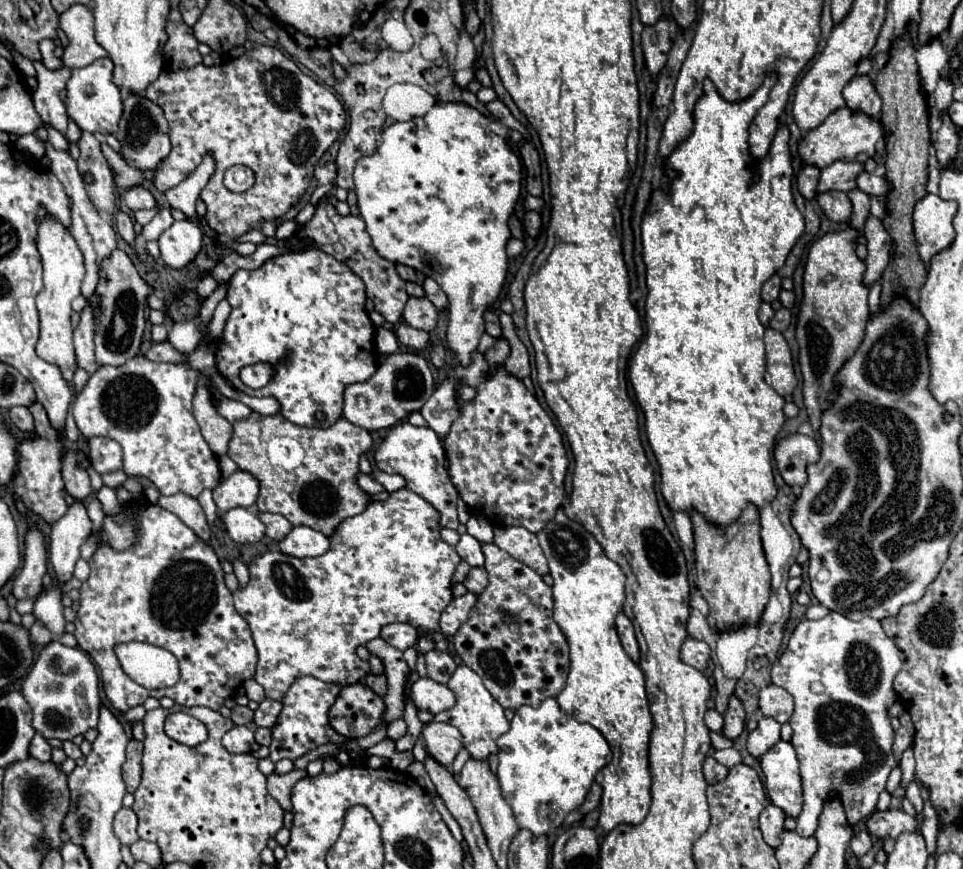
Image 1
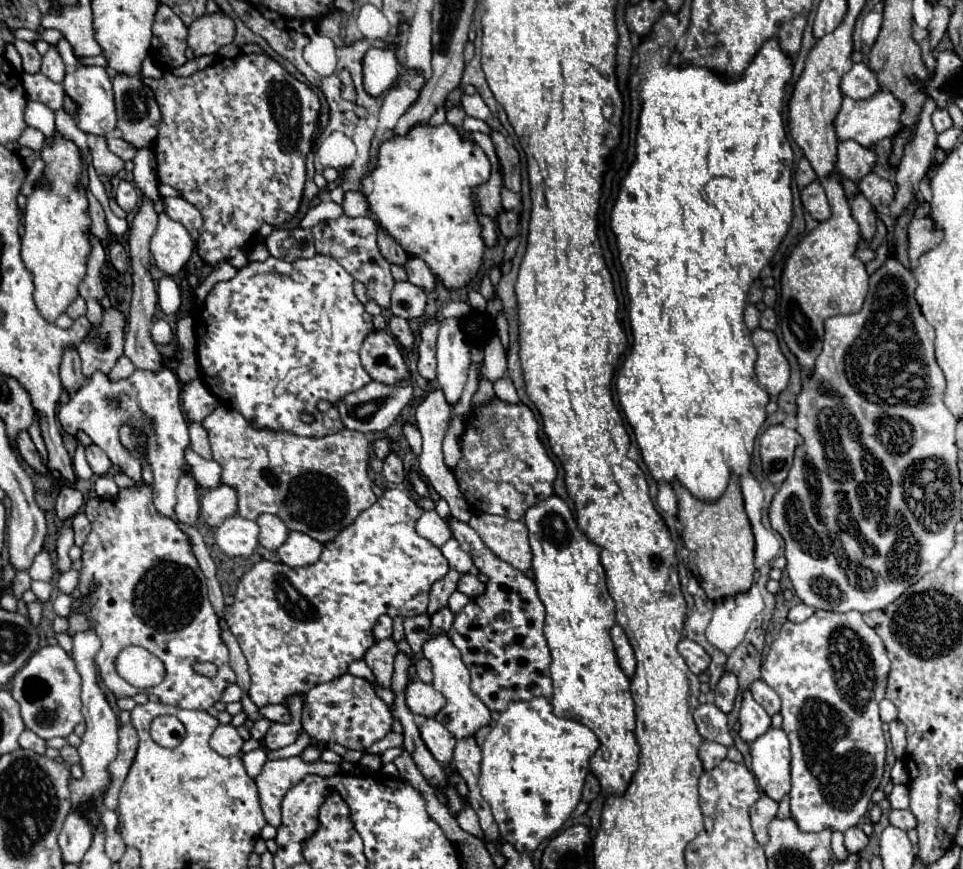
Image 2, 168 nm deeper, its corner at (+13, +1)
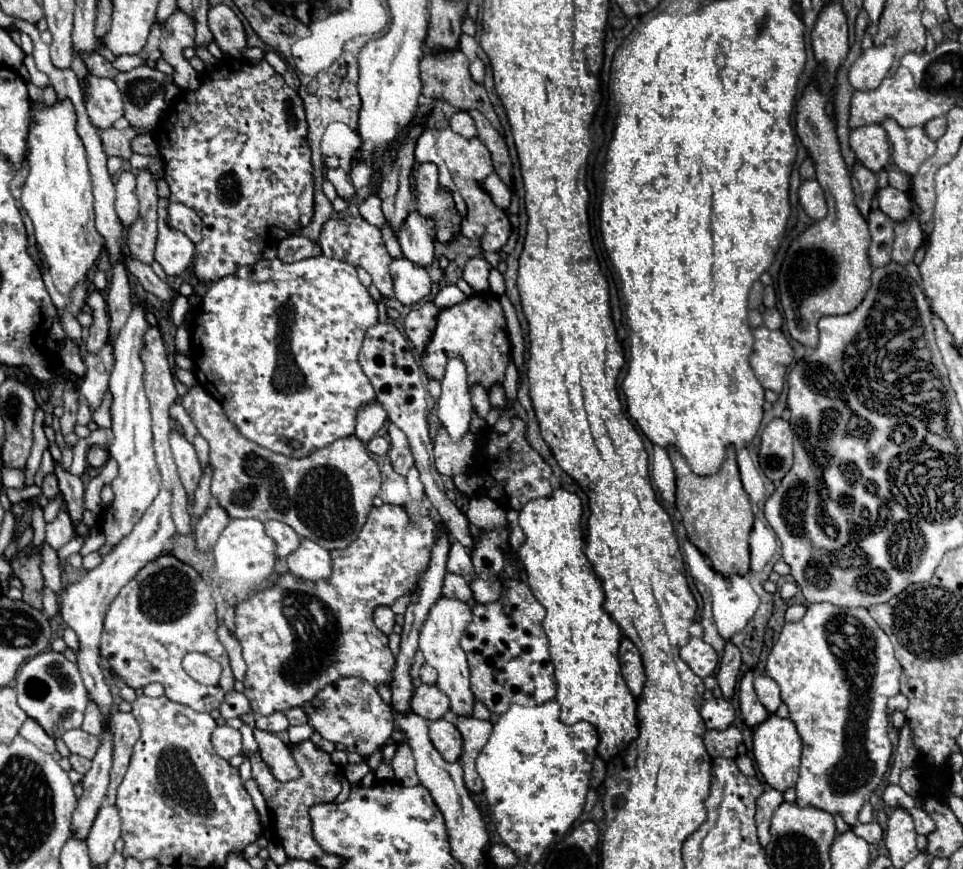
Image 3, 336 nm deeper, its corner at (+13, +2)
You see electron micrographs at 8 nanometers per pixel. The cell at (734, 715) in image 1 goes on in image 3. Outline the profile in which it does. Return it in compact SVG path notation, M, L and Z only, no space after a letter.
M728 640L722 662L720 662L720 670L716 674L716 680L718 680L718 686L724 694L724 698L732 698L738 672L740 672L740 650Z

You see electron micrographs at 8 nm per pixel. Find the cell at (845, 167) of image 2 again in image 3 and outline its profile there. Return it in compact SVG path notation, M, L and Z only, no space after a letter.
M880 124L854 128L850 134L850 146L856 152L856 158L872 172L880 172L890 160L888 134Z

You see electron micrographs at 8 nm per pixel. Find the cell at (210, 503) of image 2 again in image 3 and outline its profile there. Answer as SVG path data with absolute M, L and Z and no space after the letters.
M210 506L206 510L206 514L198 520L198 524L194 526L194 538L196 538L196 548L200 552L210 552L220 536L220 532L224 530L224 526L228 526L230 518L226 514L224 508L220 506Z

